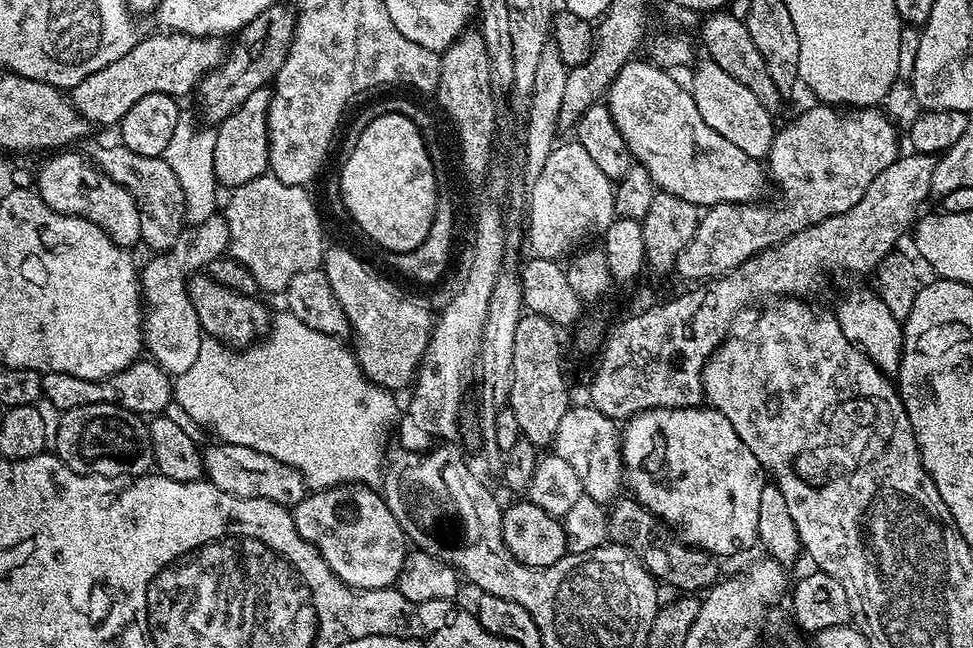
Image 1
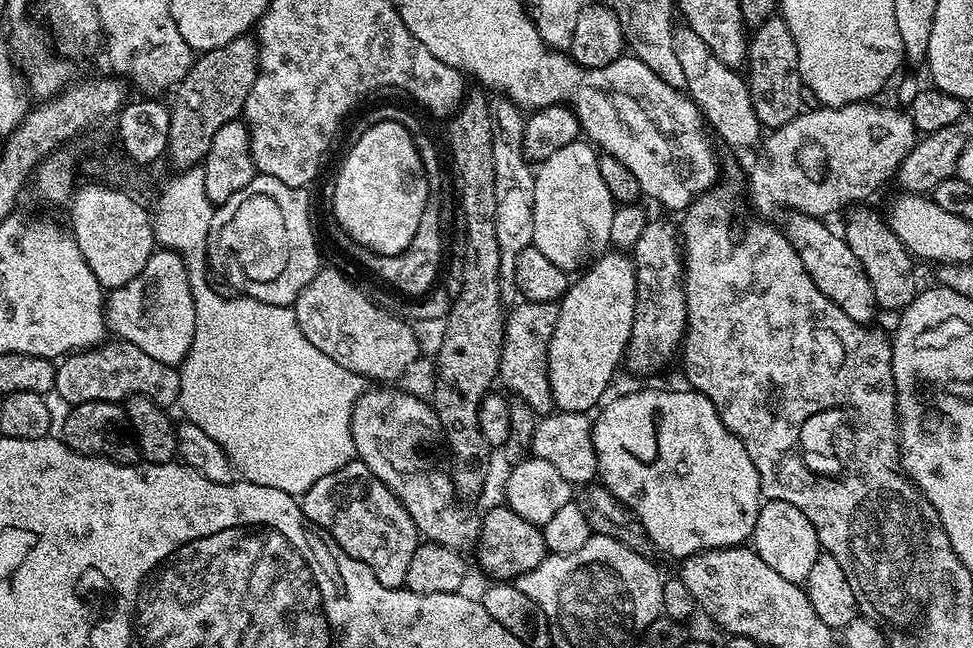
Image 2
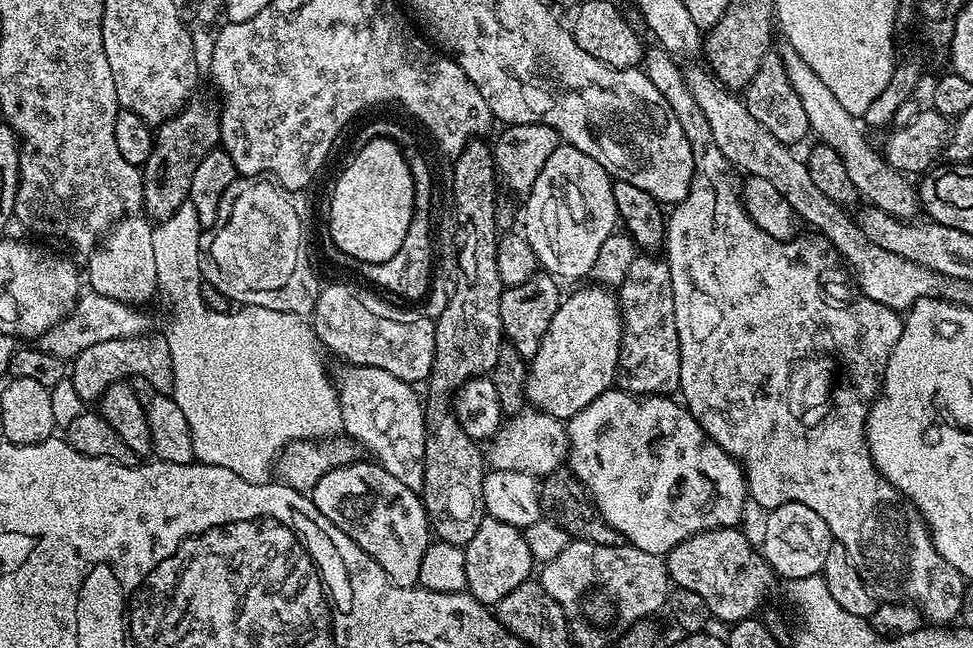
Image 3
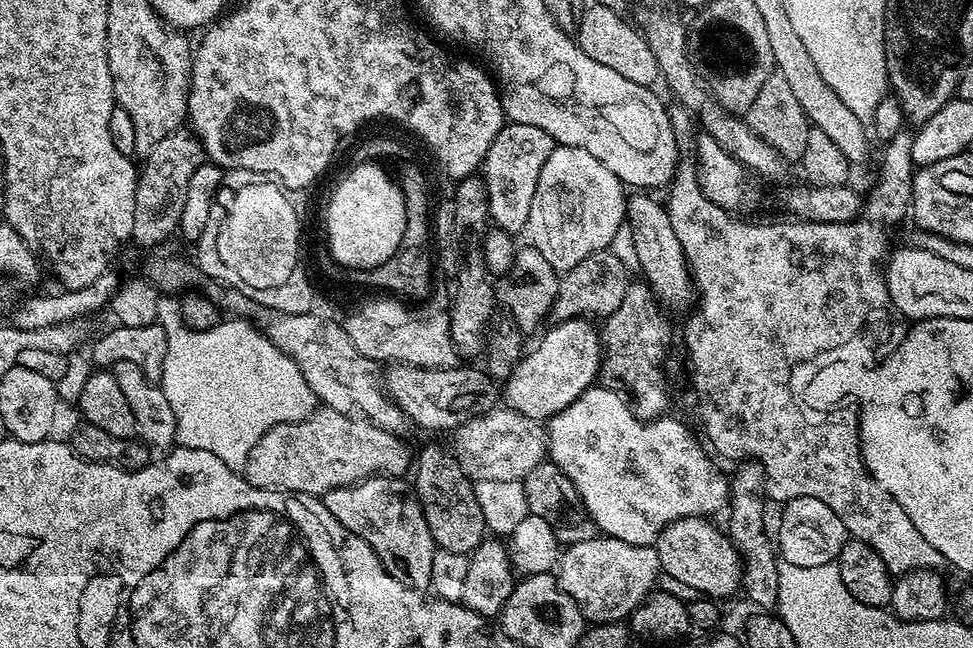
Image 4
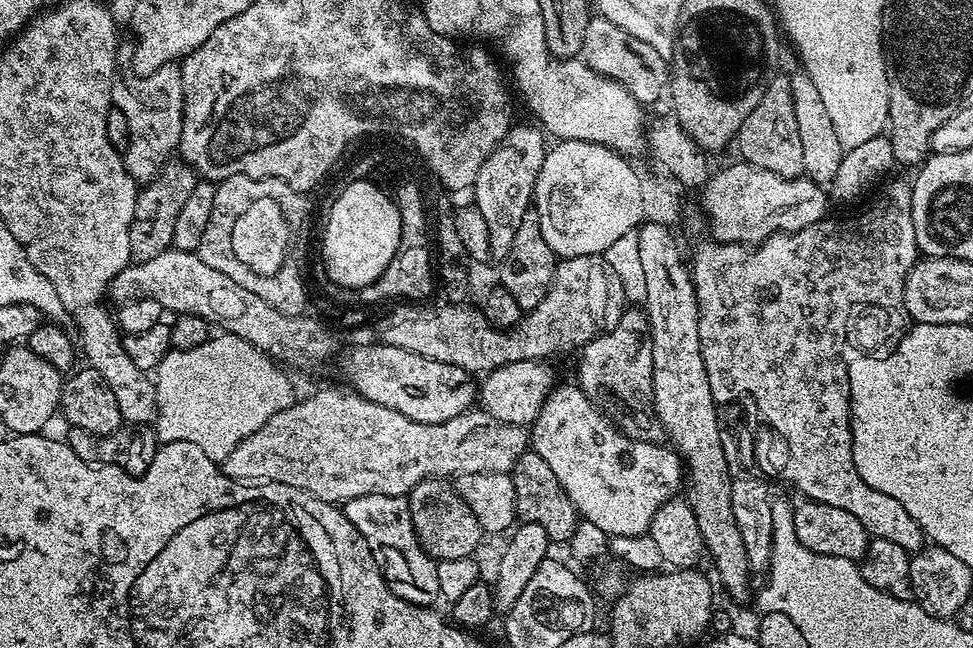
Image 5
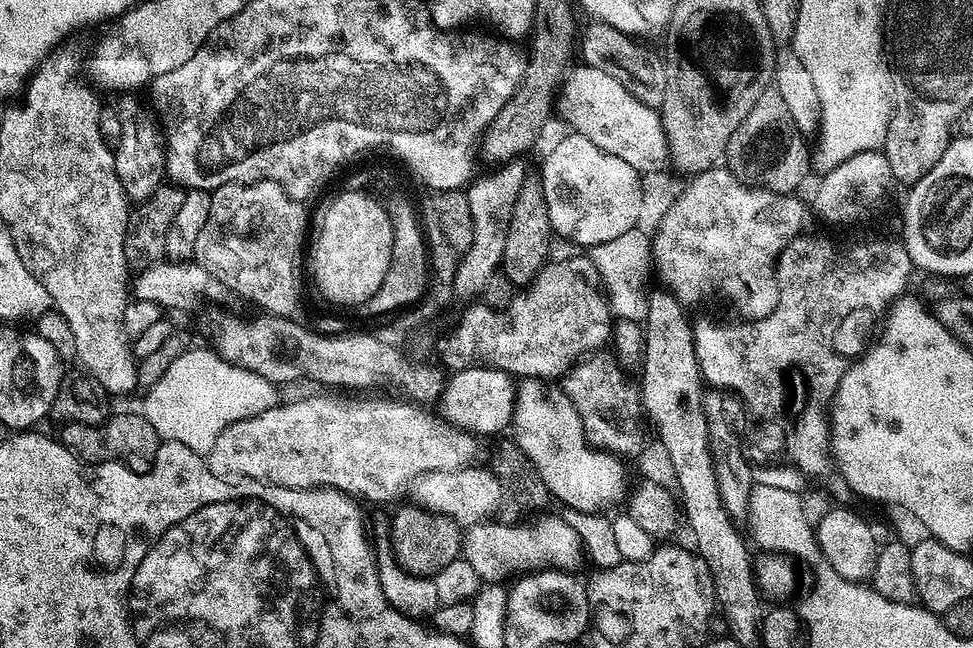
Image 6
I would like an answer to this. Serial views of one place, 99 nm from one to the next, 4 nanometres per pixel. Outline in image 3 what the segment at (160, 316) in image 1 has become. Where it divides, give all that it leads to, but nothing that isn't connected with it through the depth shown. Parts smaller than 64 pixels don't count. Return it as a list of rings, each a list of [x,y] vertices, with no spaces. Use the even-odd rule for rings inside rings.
[[[91,290],[85,291],[77,299],[75,309],[39,337],[38,347],[43,352],[61,358],[74,358],[82,350],[86,350],[86,346],[95,346],[98,342],[110,342],[114,338],[126,336],[143,336],[149,328],[147,318],[140,312],[143,311],[133,310],[114,298],[106,298]]]

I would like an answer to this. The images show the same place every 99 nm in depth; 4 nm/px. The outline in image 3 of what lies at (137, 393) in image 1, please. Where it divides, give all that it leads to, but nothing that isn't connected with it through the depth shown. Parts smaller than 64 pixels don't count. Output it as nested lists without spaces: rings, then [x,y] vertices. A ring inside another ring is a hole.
[[[163,335],[126,336],[114,338],[110,342],[98,342],[95,346],[86,346],[71,361],[70,380],[72,388],[80,400],[99,401],[100,396],[111,384],[119,384],[129,378],[139,378],[150,382],[155,392],[165,394],[172,391],[172,359],[170,346]]]

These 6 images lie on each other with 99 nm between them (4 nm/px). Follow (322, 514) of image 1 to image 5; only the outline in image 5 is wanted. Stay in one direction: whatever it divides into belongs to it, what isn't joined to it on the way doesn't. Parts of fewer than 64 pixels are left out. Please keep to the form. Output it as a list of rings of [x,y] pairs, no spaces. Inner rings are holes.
[[[366,494],[347,501],[342,510],[346,518],[350,518],[354,530],[358,530],[362,538],[366,538],[370,546],[370,554],[374,554],[374,562],[384,575],[388,589],[395,596],[421,606],[435,605],[435,600],[441,599],[438,590],[437,561],[433,560],[418,542],[418,534],[410,518],[407,496]]]

